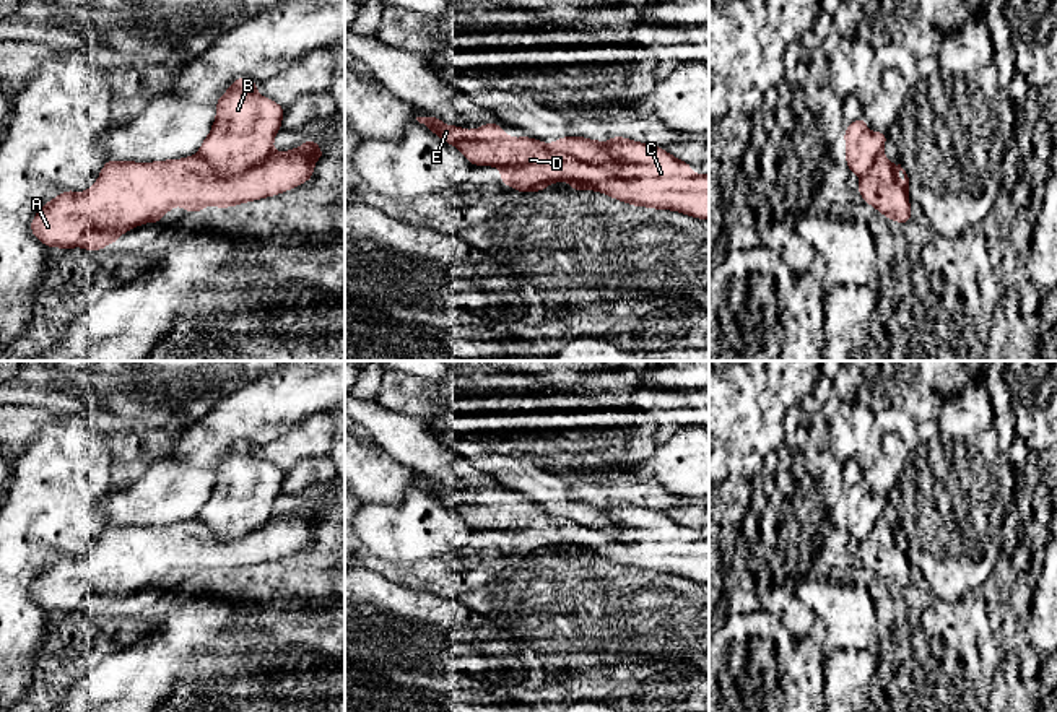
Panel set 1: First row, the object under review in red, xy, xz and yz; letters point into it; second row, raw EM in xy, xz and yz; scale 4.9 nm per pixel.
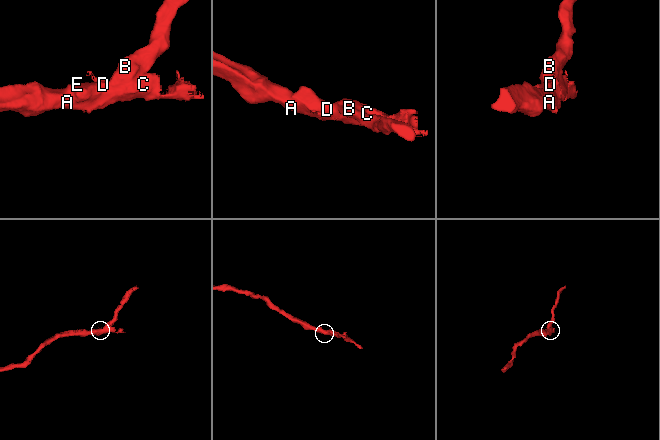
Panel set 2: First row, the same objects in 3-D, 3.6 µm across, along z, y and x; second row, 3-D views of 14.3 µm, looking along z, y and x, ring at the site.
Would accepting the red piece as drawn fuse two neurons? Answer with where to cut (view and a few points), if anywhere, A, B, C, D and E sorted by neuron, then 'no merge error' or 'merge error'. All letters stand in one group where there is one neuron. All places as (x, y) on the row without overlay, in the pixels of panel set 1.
cut xz (550, 509), (591, 529), (612, 535), (623, 534); groups A C D E / B; merge error

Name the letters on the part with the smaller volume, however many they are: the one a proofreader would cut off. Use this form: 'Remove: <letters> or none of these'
Remove: B

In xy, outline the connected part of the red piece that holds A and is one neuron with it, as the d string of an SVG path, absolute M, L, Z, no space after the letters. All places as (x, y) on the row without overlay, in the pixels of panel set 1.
M307 504L294 514L272 515L260 528L234 540L218 540L197 519L153 527L107 523L98 545L86 556L65 554L54 561L34 579L29 592L46 611L63 614L81 611L96 616L115 608L132 592L148 585L159 588L161 582L176 569L189 579L202 575L208 569L223 574L288 556L311 545L314 528L325 519L315 504Z

